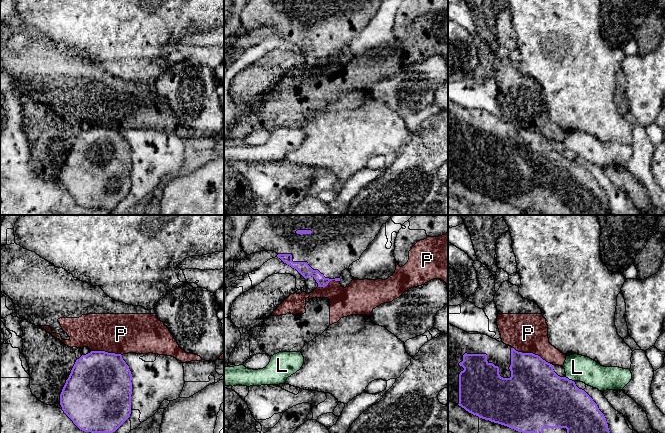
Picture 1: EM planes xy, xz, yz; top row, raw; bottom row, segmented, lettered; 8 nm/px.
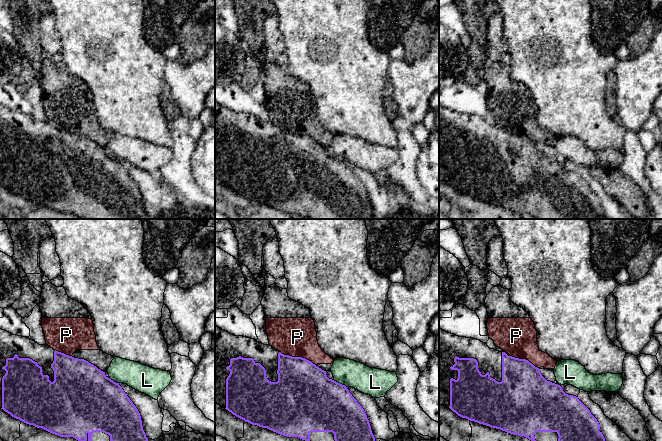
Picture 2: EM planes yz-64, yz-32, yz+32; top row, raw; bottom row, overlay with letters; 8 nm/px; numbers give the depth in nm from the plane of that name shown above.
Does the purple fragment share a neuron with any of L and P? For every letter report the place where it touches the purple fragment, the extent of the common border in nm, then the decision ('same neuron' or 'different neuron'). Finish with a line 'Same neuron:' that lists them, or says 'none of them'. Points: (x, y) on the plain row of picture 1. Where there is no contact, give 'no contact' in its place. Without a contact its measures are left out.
L: yz (568, 155) | 80 nm | different neuron
P: yz (531, 129) | 340 nm | different neuron
Same neuron: none of them

